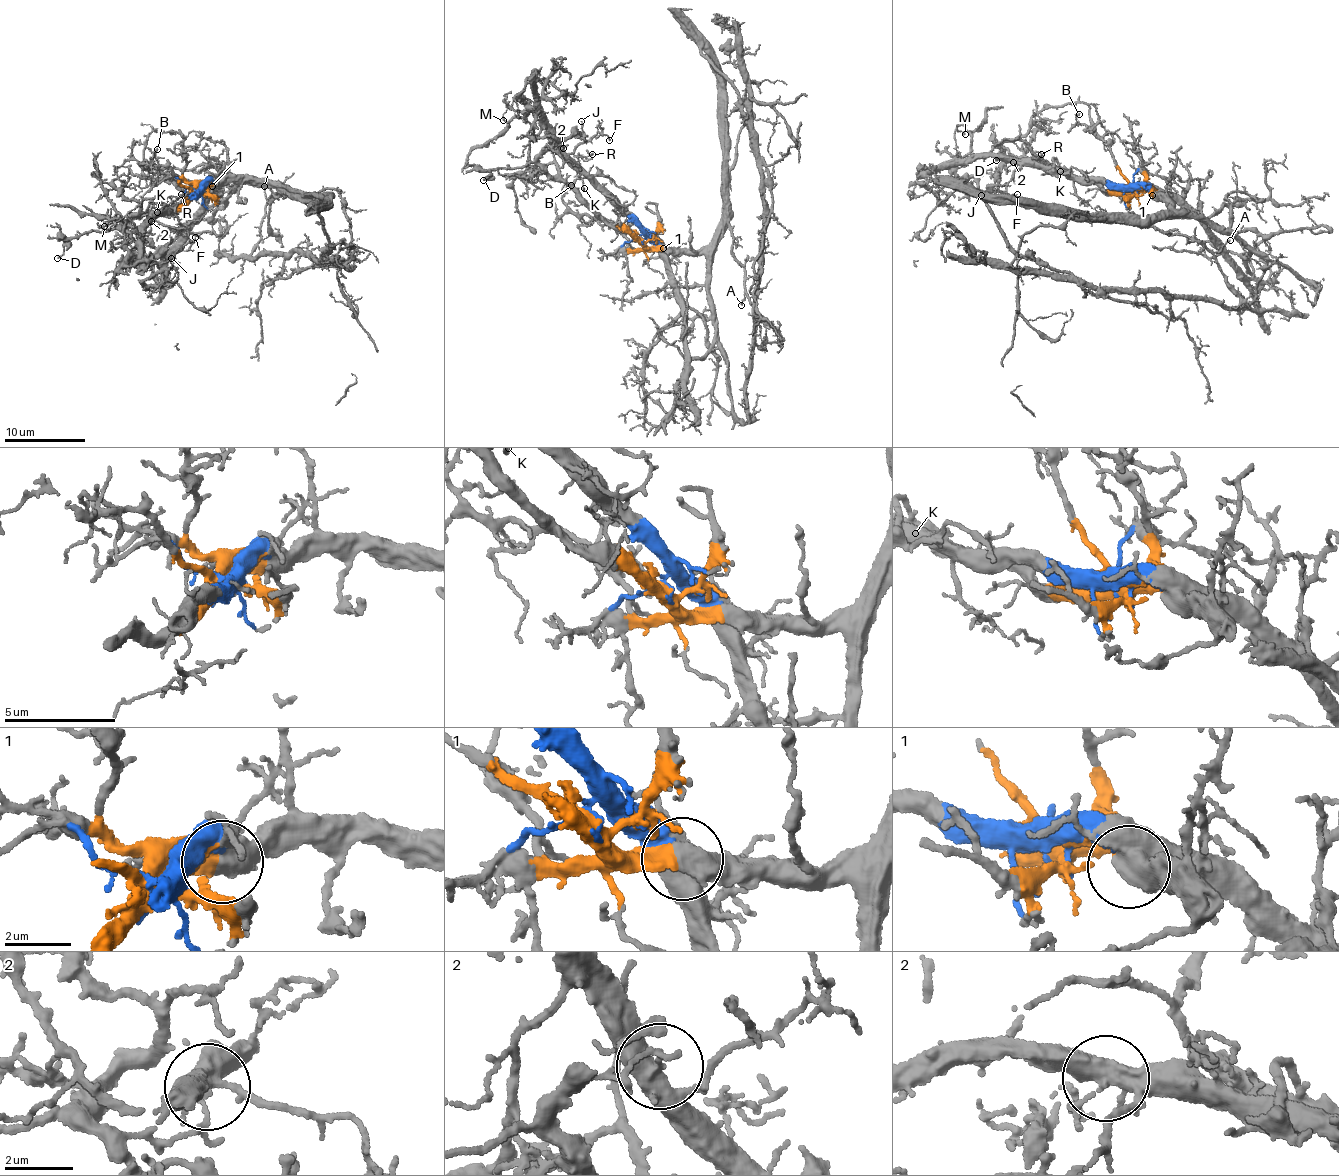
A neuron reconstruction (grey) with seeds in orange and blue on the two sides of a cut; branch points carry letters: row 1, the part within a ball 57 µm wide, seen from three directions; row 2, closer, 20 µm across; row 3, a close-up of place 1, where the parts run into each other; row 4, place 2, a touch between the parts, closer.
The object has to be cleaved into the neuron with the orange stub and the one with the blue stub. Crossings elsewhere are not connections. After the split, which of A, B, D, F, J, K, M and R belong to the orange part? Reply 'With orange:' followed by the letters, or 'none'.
With orange: A, B, D, J

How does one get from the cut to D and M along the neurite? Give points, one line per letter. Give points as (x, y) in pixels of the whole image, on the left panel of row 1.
D: (194, 195), (150, 219), (139, 214), (116, 226), (77, 234), (58, 258)
M: (194, 195), (165, 216), (149, 219), (141, 239), (136, 226), (125, 216), (104, 225)

